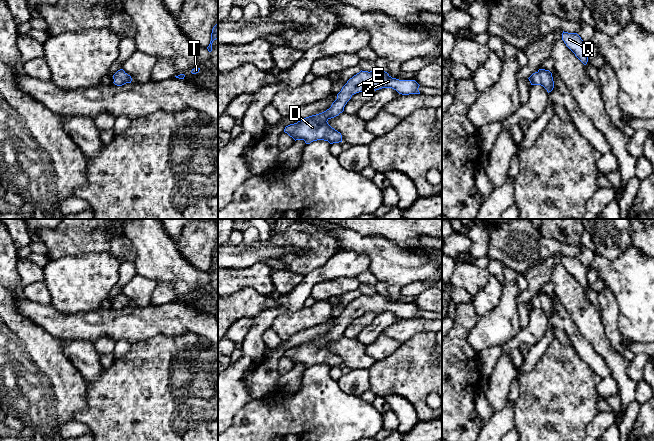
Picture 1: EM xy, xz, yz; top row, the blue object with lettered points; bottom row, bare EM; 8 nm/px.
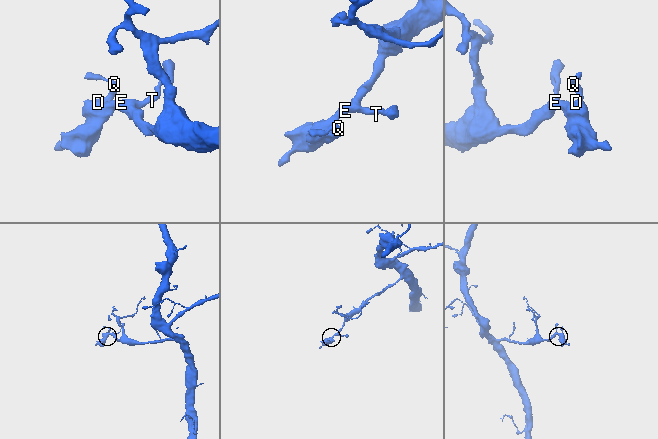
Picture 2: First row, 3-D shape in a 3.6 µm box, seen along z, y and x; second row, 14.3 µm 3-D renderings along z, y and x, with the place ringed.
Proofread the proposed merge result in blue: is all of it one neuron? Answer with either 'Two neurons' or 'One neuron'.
One neuron

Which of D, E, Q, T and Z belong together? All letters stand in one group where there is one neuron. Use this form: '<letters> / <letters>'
D E Q T Z

